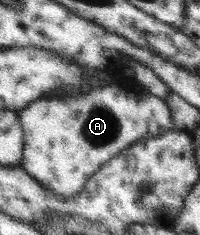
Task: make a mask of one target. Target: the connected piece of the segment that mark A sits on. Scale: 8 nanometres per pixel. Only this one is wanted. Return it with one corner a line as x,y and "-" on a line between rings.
128,81
115,82
104,87
97,86
76,97
39,98
18,113
24,137
21,166
43,187
63,197
79,193
86,179
93,176
107,160
117,156
121,150
131,147
139,140
151,139
167,130
175,129
167,101
151,94
145,86

